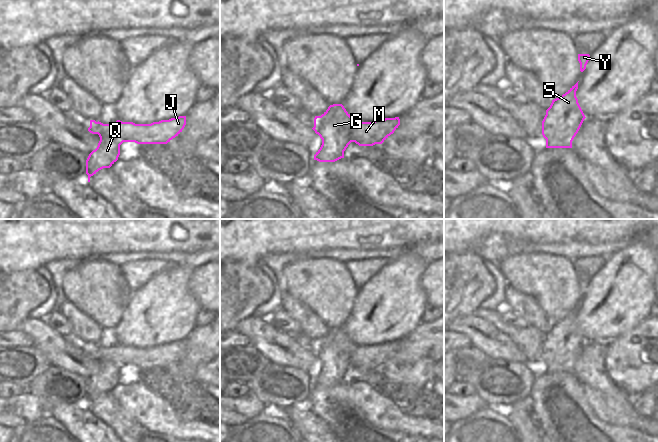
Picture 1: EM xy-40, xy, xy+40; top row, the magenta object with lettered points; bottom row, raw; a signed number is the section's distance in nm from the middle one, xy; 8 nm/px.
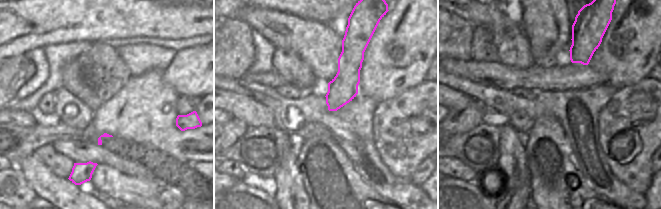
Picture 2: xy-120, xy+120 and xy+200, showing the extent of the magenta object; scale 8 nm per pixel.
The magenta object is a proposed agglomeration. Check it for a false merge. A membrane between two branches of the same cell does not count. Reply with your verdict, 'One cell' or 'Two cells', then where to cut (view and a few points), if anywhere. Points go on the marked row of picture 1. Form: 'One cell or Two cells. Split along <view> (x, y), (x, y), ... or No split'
Two cells. Split along xy-40 (98, 134), (113, 136), (124, 141).

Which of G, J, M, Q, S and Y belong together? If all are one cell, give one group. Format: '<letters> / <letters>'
G Q S Y / J M

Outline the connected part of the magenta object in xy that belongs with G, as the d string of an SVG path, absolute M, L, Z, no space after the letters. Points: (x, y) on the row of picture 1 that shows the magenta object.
M333 104L318 119L318 135L322 139L320 149L314 155L314 160L319 162L335 162L344 158L344 151L352 142L352 131L358 123L344 108L342 104Z

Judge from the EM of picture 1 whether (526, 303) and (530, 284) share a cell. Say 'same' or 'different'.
different

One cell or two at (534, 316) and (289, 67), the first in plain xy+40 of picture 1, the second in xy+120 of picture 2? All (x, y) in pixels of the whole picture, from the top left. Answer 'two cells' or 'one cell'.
one cell

